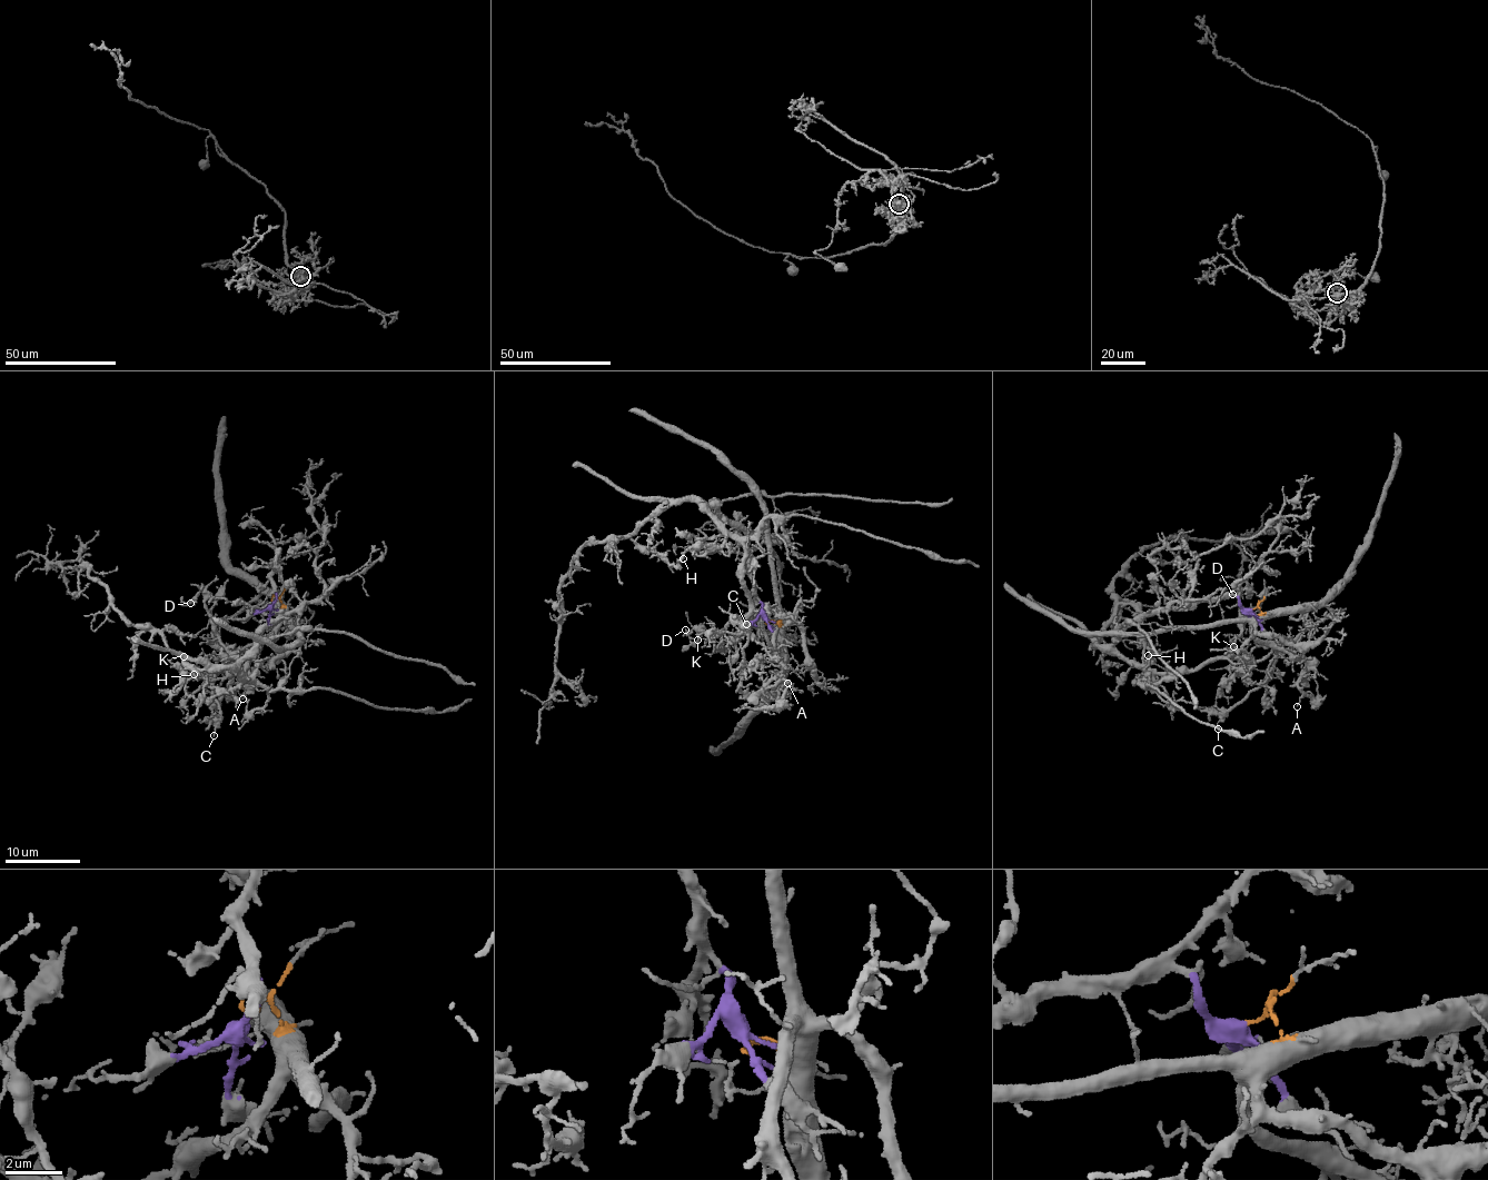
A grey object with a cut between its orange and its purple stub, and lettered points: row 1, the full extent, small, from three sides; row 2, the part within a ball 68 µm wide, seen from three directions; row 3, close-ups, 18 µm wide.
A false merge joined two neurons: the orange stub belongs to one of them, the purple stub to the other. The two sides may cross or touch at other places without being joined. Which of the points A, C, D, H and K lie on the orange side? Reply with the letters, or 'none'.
A, C

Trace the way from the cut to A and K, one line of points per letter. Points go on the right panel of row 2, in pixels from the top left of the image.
A: (1251, 610), (1257, 604), (1260, 612), (1252, 632), (1275, 641), (1306, 668), (1297, 706)
K: (1251, 610), (1234, 596), (1164, 608), (1114, 647), (1163, 672), (1232, 655), (1232, 674), (1233, 646)

